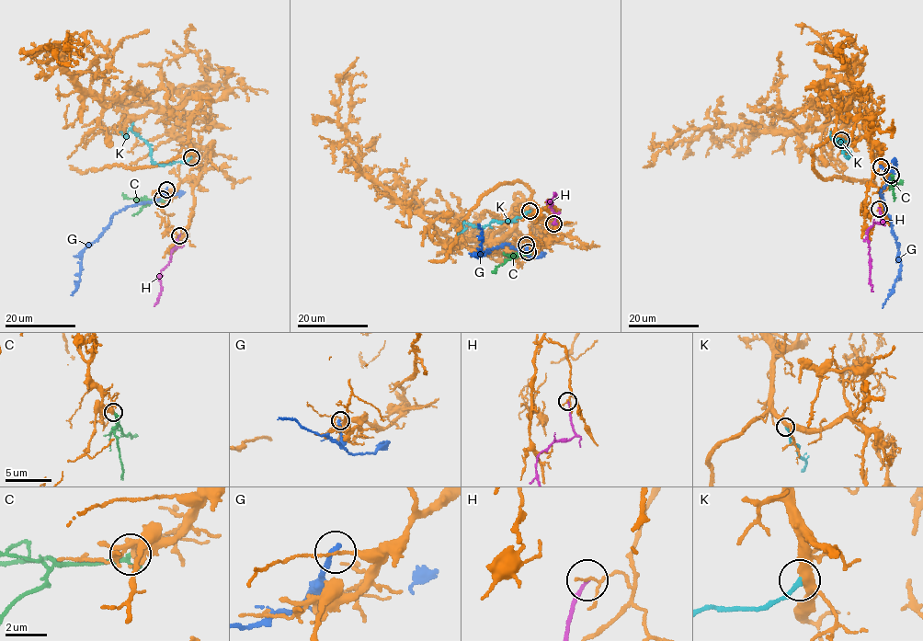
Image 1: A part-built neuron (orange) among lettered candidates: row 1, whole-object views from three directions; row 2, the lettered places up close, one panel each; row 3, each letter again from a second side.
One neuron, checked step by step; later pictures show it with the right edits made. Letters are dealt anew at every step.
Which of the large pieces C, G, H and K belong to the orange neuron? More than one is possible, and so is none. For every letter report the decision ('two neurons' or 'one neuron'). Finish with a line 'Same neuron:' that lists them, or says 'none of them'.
C: one neuron
G: two neurons
H: two neurons
K: two neurons
Same neuron: C

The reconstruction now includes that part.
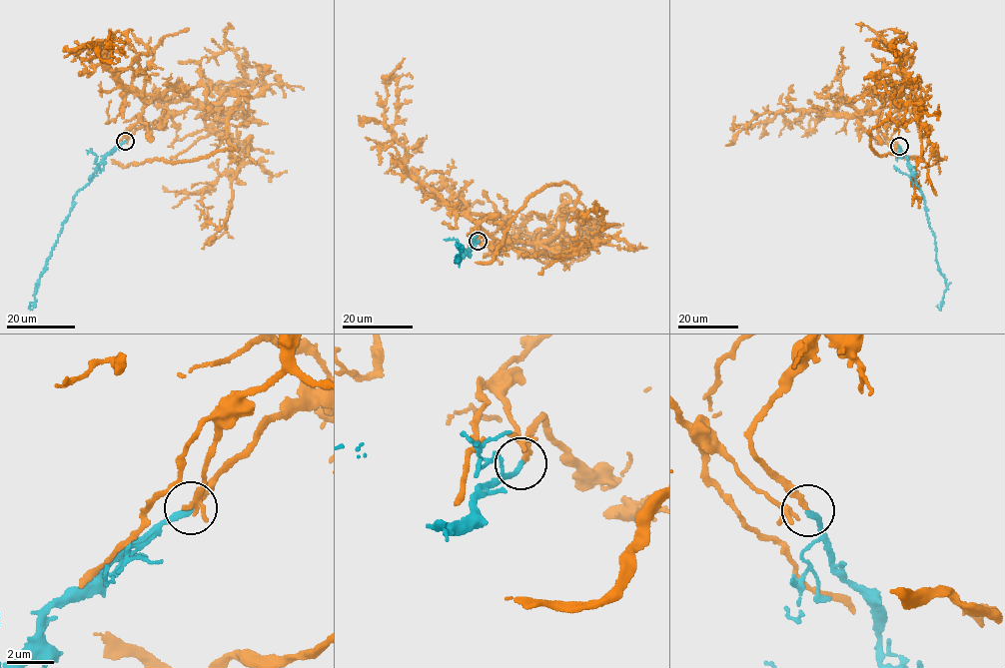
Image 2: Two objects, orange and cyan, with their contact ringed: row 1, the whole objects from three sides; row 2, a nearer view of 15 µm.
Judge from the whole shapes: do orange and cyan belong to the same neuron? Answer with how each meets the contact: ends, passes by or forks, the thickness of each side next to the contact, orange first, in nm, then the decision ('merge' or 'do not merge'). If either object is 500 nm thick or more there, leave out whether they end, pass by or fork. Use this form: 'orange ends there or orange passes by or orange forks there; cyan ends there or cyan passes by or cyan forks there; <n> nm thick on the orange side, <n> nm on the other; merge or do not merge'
orange passes by; cyan ends there; 140 nm thick on the orange side, 240 nm on the other; merge

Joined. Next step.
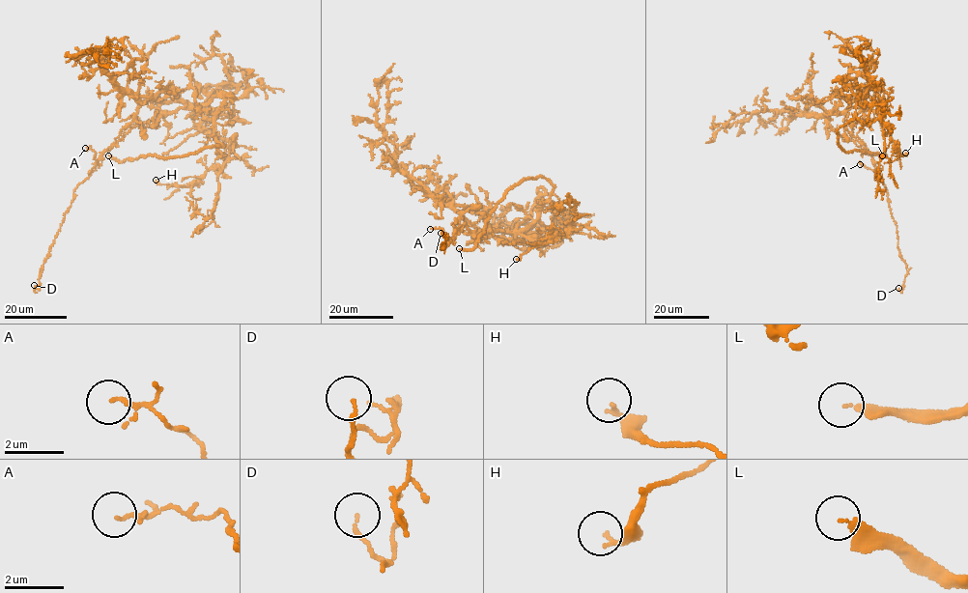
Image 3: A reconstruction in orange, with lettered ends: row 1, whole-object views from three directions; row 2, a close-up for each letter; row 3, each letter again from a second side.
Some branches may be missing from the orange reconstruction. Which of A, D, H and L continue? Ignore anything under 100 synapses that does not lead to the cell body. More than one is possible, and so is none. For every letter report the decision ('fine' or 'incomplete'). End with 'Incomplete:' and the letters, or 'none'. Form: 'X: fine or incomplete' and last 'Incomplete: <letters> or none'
A: fine
D: fine
H: fine
L: incomplete
Incomplete: L

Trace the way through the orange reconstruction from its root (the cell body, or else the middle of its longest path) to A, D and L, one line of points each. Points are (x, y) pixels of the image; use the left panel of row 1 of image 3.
A: (158, 116), (145, 124), (138, 123), (101, 155), (96, 164), (95, 153), (85, 148)
D: (158, 116), (129, 129), (101, 155), (95, 169), (77, 185), (40, 269), (39, 288), (34, 291), (34, 285)
L: (158, 116), (195, 110), (213, 121), (214, 139), (221, 146), (165, 159), (156, 155), (121, 162), (108, 155)

